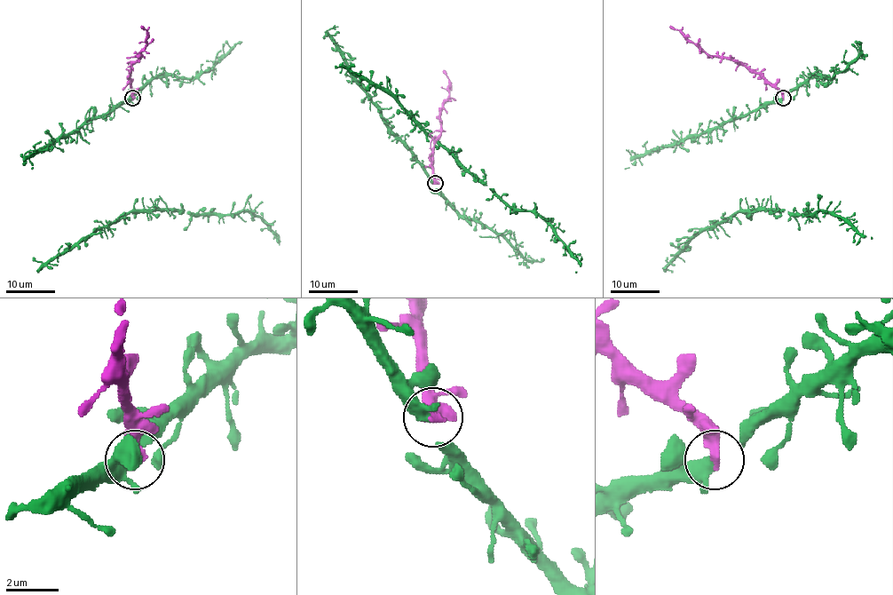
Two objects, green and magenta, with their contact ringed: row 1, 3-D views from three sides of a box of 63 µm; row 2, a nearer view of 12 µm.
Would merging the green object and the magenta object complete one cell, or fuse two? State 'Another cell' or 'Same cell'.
Another cell

